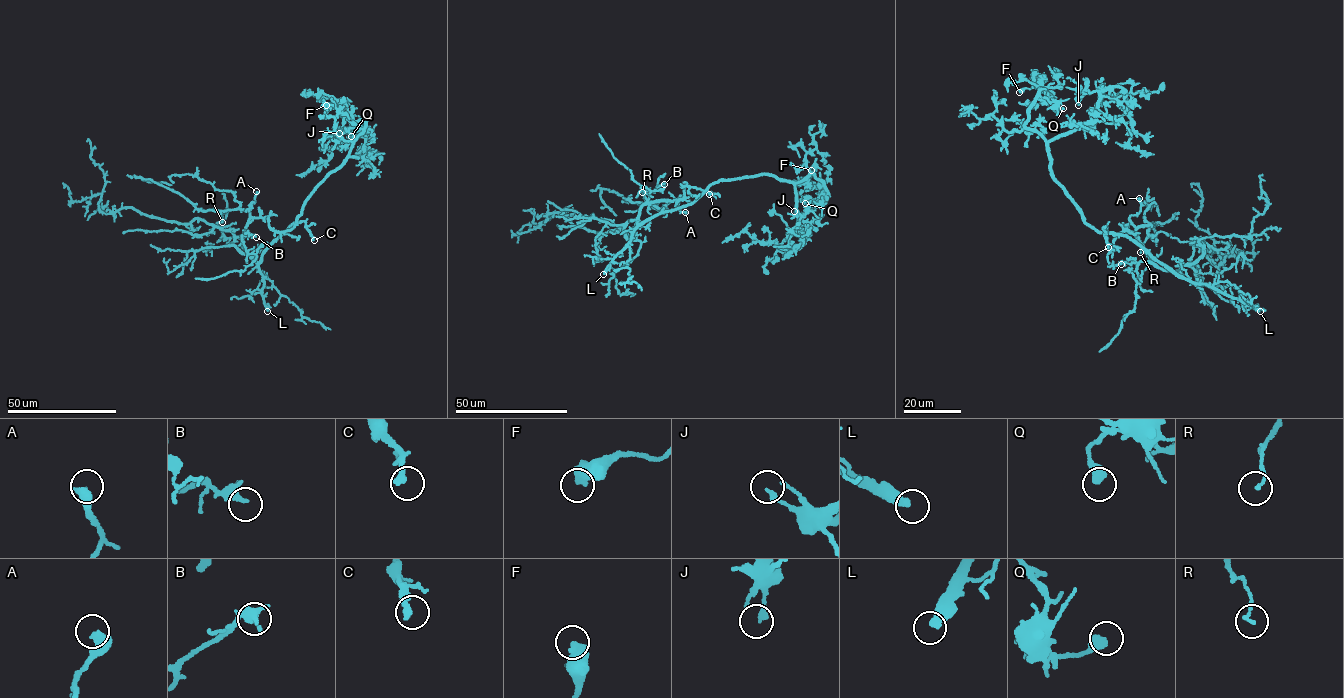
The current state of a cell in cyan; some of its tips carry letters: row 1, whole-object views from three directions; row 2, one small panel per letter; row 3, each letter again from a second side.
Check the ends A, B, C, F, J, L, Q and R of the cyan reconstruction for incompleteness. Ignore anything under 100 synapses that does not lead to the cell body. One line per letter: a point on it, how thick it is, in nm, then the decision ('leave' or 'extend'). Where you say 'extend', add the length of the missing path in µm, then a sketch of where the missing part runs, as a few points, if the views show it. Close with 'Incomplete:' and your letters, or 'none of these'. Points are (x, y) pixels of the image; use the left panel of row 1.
A: at (256, 191); 400 nm thick; leave
B: at (256, 237); 300 nm thick; leave
C: at (314, 240); 200 nm thick; leave
F: at (326, 105); 440 nm thick; leave
J: at (339, 133); 200 nm thick; leave
L: at (267, 311); 440 nm thick; extend; about 90 µm are missing; missing branch runs (267, 311), (274, 323), (274, 335), (277, 330), (275, 326), (227, 292)
Q: at (351, 136); 440 nm thick; leave
R: at (222, 222); 100 nm thick; leave
Incomplete: L

